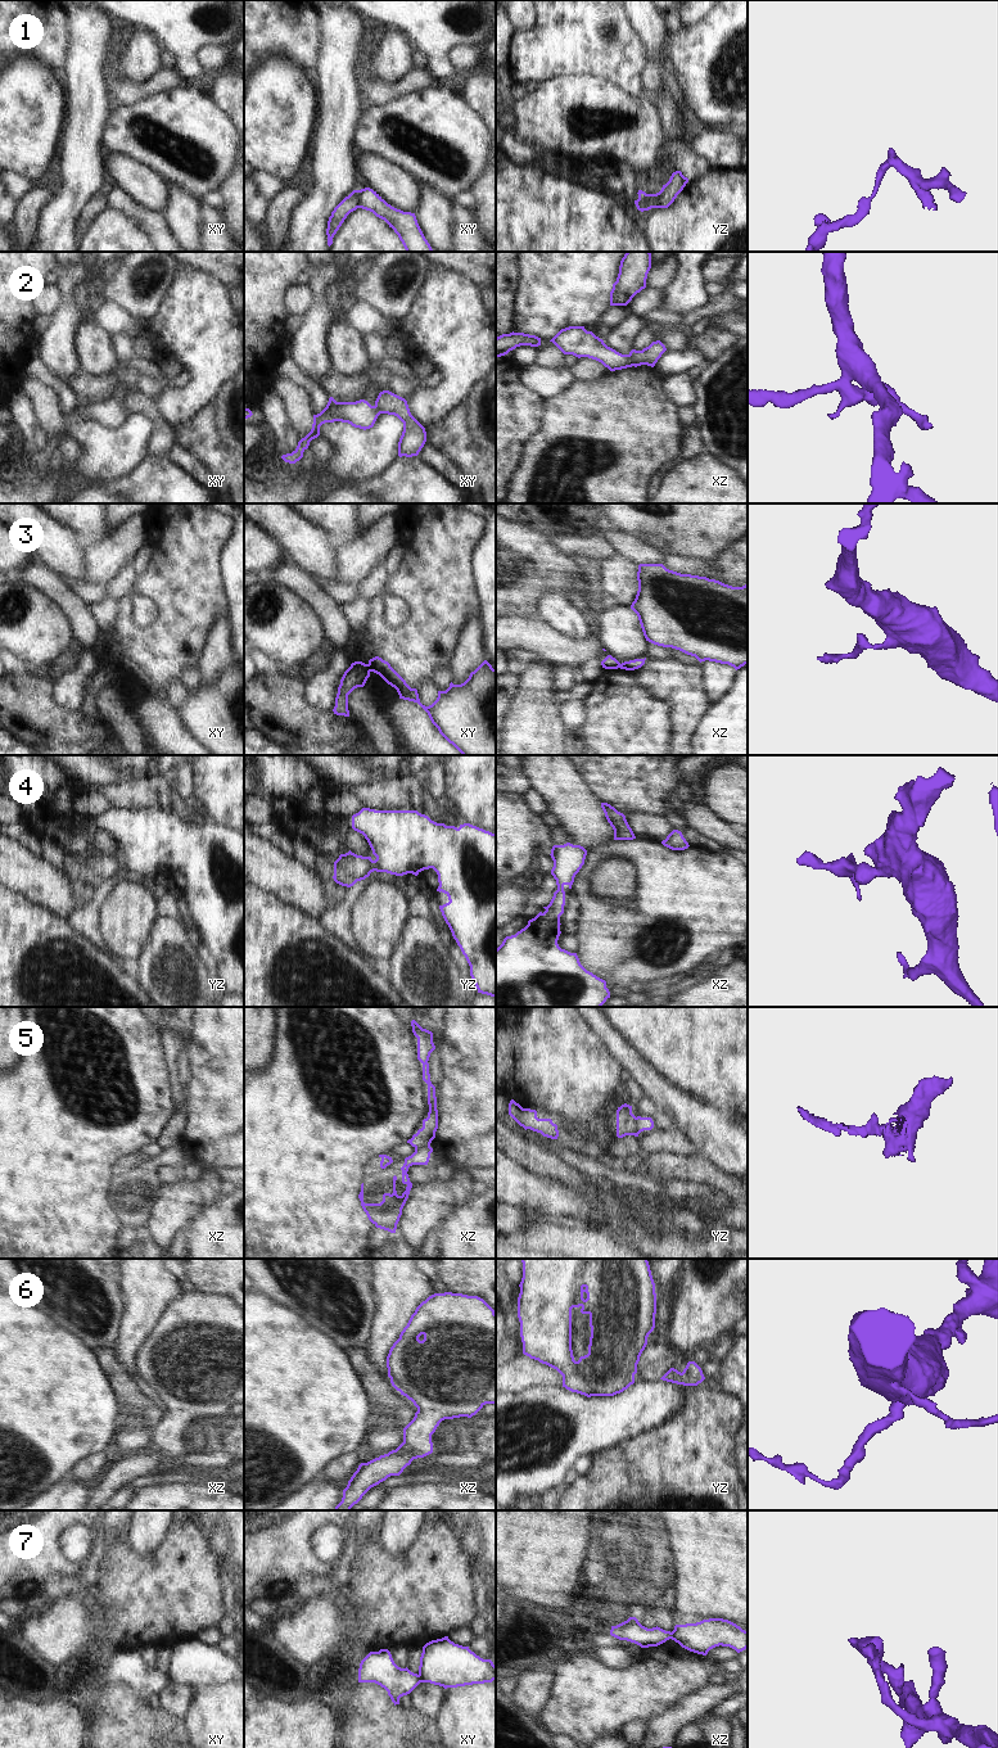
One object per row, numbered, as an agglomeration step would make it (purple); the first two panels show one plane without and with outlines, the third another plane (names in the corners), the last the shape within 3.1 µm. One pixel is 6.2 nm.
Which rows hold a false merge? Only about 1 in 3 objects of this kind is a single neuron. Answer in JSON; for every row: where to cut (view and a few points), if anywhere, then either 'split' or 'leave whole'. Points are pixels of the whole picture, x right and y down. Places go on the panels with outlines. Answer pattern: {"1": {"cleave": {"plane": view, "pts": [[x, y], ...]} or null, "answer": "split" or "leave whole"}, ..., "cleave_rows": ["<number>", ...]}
{"1": {"cleave": {"plane": "xy", "pts": [[358, 190], [357, 207]]}, "answer": "split"}, "2": {"cleave": {"plane": "xz", "pts": [[627, 355], [633, 365]]}, "answer": "split"}, "3": {"cleave": {"plane": "xy", "pts": [[367, 664], [371, 671]]}, "answer": "split"}, "4": {"cleave": null, "answer": "leave whole"}, "5": {"cleave": {"plane": "xz", "pts": [[429, 1144], [415, 1150]]}, "answer": "split"}, "6": {"cleave": null, "answer": "leave whole"}, "7": {"cleave": {"plane": "xy", "pts": [[418, 1675], [423, 1681]]}, "answer": "split"}, "cleave_rows": ["1", "2", "3", "5", "7"]}

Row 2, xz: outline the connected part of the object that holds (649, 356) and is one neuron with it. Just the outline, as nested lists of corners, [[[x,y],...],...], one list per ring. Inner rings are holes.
[[[652,342],[649,347],[642,351],[632,349],[628,354],[635,367],[647,365],[654,367],[661,354],[667,351],[665,345],[660,342]]]

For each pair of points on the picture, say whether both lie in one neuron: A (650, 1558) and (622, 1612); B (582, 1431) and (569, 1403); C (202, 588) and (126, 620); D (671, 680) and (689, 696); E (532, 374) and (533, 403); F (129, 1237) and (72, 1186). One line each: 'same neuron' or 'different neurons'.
A: same neuron
B: same neuron
C: same neuron
D: same neuron
E: different neurons
F: different neurons

